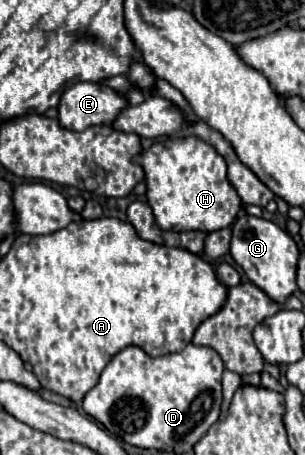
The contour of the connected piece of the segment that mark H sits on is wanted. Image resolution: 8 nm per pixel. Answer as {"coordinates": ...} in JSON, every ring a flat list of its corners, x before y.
{"coordinates":[[174,137,166,143,154,143,150,149,142,151,138,157,134,157,136,163,142,165,146,175,146,195,150,197,150,207,154,211,156,223,164,231,218,231,224,227,230,227,242,207,240,195,230,185,226,177,226,161,224,157,206,141,196,137]]}

